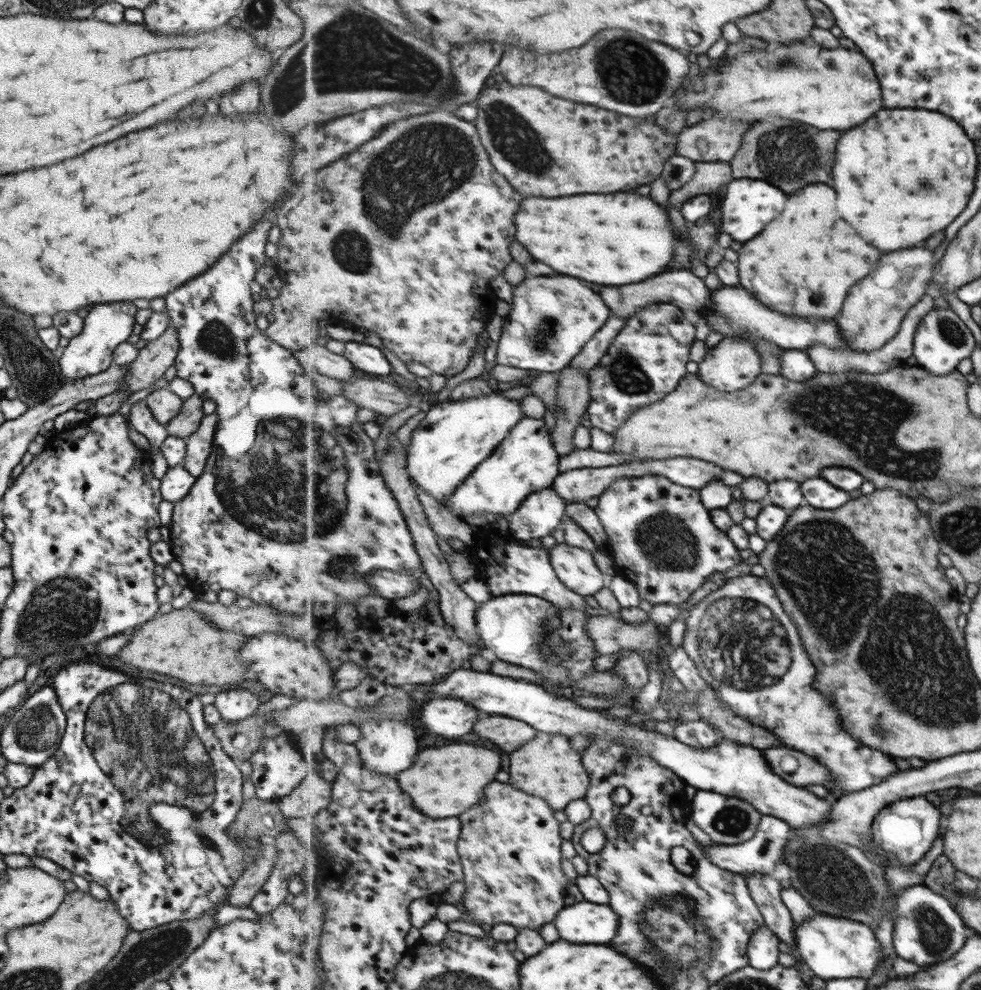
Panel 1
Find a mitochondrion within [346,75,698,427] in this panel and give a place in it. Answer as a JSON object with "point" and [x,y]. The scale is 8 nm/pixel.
{"point":[421,166]}

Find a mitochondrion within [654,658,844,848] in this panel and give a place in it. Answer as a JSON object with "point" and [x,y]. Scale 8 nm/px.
{"point":[730,820]}

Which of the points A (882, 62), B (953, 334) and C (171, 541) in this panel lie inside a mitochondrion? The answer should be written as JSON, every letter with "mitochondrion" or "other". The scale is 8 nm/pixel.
{"A":"other","B":"mitochondrion","C":"other"}

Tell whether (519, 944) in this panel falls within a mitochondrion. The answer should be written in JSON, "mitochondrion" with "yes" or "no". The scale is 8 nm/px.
{"mitochondrion":"no"}

